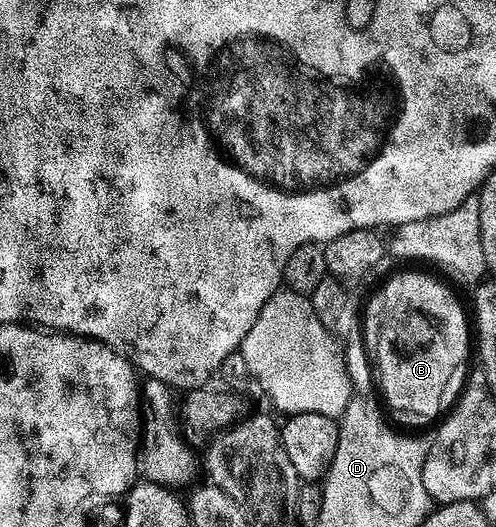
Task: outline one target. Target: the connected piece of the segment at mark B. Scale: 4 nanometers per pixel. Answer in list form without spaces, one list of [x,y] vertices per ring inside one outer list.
[[[400,272],[385,282],[382,292],[392,304],[374,361],[375,367],[380,367],[380,388],[384,391],[384,400],[396,412],[435,421],[441,415],[440,407],[444,404],[444,395],[452,379],[462,375],[468,364],[469,313],[468,316],[464,313],[459,298],[438,277],[427,276],[424,272]]]

